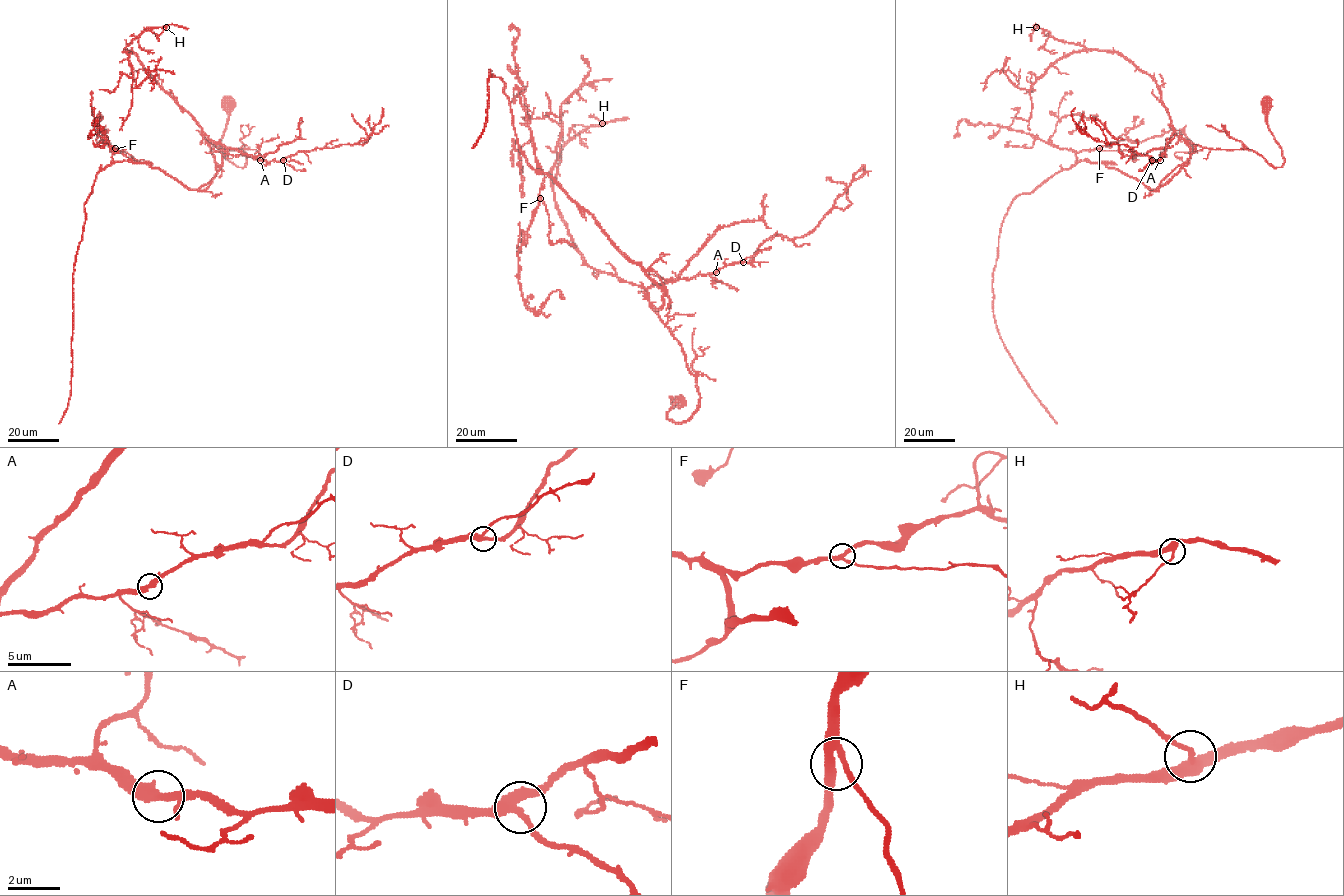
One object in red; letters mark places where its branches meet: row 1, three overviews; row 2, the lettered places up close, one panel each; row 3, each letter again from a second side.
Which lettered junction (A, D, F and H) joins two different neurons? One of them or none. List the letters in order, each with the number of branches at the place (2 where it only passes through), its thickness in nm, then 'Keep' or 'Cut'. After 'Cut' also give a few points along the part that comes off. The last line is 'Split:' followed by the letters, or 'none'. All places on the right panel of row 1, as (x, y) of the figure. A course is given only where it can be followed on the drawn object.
A: Branches: 3. Thickness 320 nm. Keep
D: Branches: 3. Thickness 340 nm. Keep
F: Branches: 3. Thickness 280 nm. Keep
H: Branches: 3. Thickness 340 nm. Keep
Split: none

